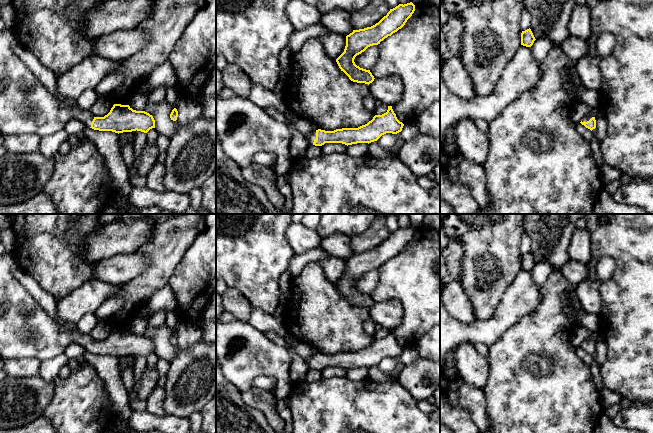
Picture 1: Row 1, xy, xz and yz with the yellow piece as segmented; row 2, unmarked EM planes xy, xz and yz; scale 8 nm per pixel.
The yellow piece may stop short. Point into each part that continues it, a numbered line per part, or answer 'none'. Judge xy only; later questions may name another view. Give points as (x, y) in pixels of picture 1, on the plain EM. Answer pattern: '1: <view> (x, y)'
1: xy (26, 331)

